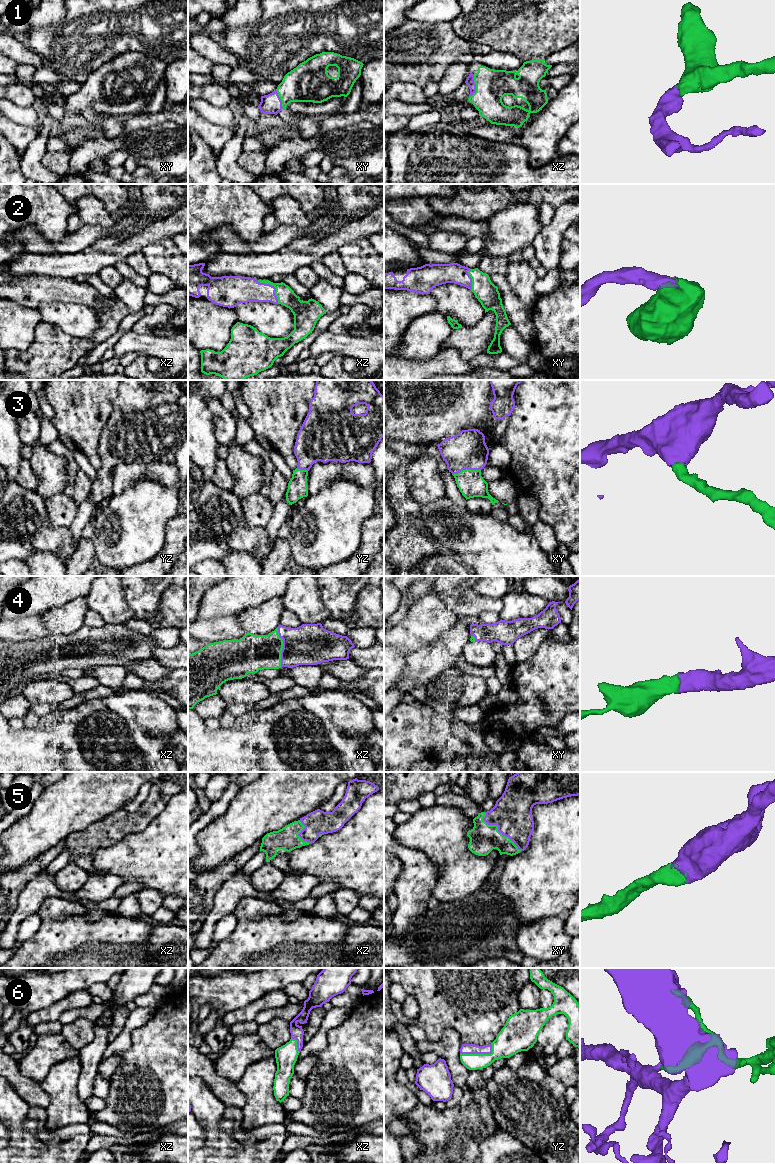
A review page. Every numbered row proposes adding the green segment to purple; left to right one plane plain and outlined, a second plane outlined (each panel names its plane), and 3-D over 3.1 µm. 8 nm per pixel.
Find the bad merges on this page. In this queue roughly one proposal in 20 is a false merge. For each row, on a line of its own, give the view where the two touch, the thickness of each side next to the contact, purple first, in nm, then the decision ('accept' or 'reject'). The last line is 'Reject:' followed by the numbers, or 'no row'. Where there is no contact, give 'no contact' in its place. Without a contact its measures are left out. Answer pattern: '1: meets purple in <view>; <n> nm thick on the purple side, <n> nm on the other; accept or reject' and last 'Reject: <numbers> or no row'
1: meets purple in xz; 70 nm thick on the purple side, 260 nm on the other; accept
2: meets purple in xz; 200 nm thick on the purple side, 140 nm on the other; accept
3: meets purple in xy; 300 nm thick on the purple side, 220 nm on the other; accept
4: meets purple in xz; 340 nm thick on the purple side, 280 nm on the other; accept
5: meets purple in xy; 320 nm thick on the purple side, 220 nm on the other; accept
6: meets purple in yz; 80 nm thick on the purple side, 220 nm on the other; accept
Reject: no row

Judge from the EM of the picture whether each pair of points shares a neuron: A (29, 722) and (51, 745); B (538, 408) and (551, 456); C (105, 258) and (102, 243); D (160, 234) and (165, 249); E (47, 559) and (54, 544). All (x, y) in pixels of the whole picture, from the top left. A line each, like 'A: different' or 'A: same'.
A: different
B: same
C: different
D: different
E: different

